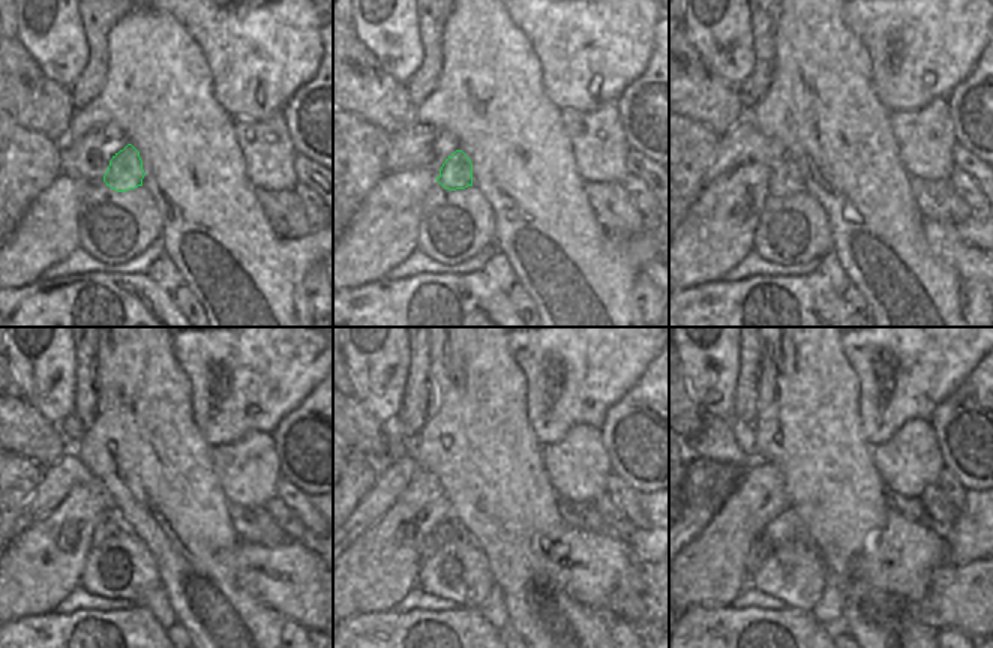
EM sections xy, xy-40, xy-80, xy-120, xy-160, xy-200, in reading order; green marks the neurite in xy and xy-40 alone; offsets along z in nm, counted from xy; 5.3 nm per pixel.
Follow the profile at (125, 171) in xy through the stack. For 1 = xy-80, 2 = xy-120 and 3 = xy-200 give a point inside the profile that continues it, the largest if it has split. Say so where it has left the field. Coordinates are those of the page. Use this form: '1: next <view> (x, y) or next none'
1: next xy-80 (786, 177)
2: next xy-120 (111, 522)
3: next xy-200 (761, 548)

